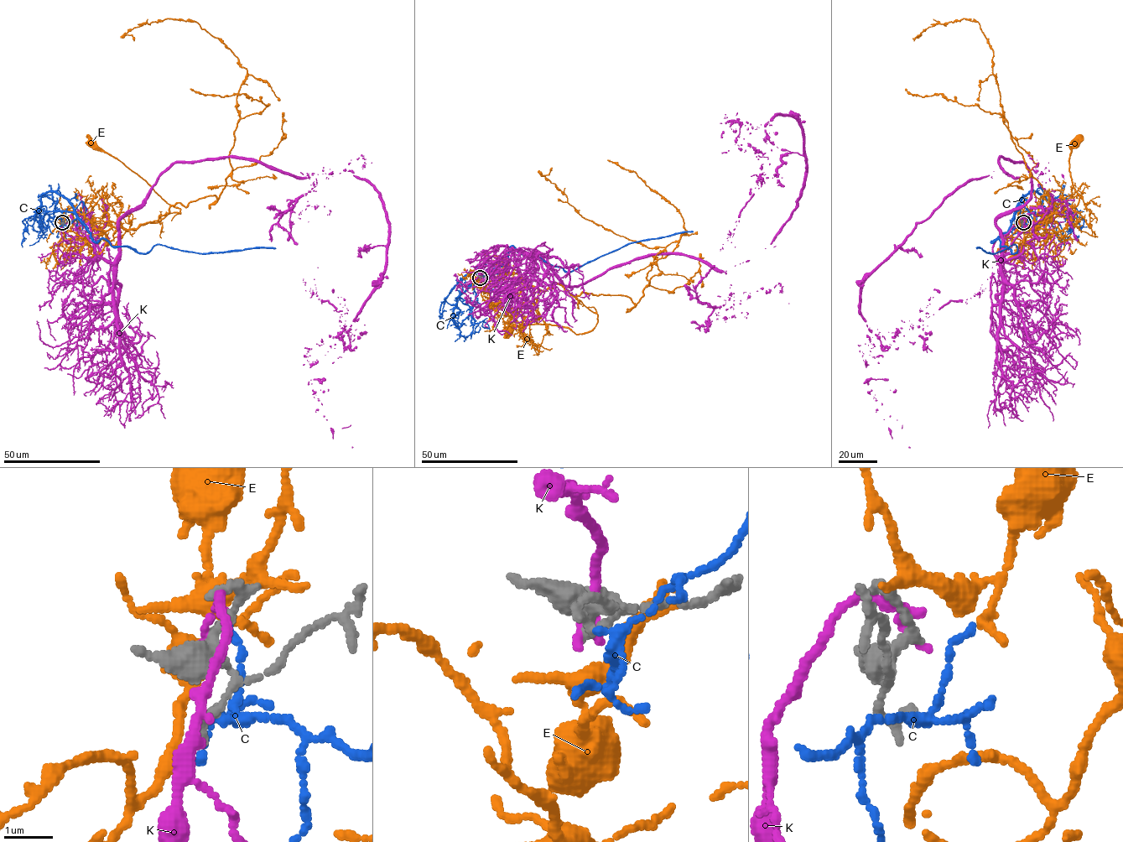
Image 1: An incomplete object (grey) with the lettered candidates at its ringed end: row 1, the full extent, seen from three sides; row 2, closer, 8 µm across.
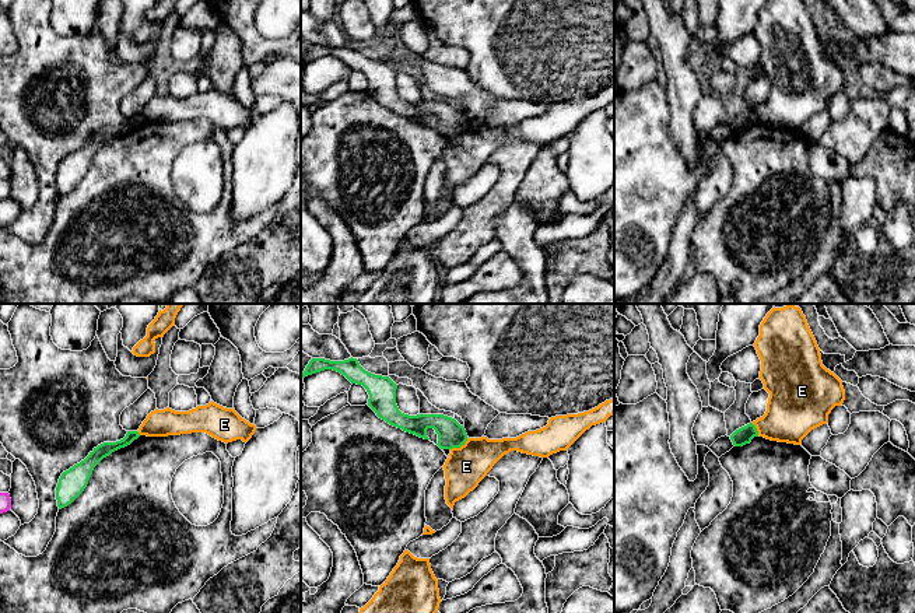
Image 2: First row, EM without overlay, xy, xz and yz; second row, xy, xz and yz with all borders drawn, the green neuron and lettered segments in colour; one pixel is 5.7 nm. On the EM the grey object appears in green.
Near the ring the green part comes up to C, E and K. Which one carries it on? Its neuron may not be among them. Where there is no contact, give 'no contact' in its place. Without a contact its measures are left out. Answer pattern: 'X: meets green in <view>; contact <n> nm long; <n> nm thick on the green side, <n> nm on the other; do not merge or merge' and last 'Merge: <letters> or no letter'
C: no contact; do not merge
E: meets green in xz; contact 120 nm long; 160 nm thick on the green side, 240 nm on the other; do not merge
K: no contact; do not merge
Merge: no letter

